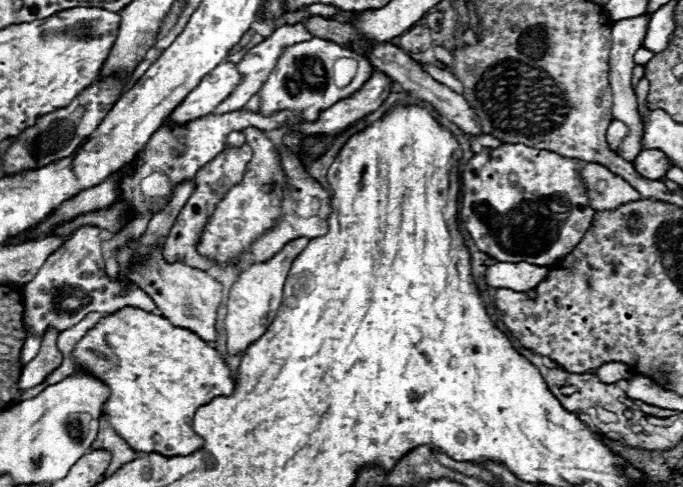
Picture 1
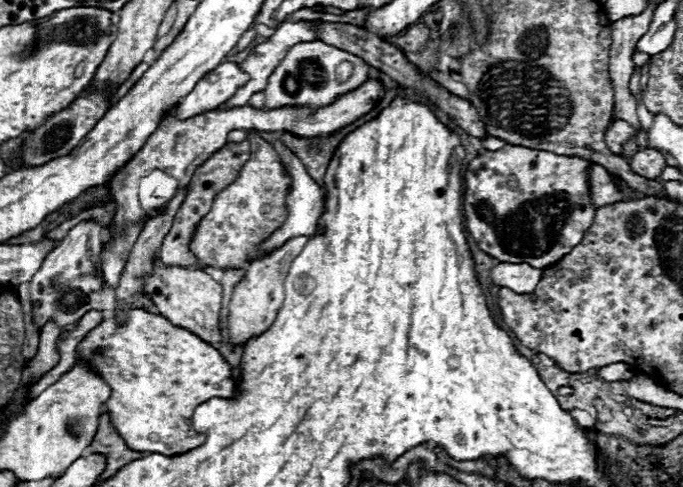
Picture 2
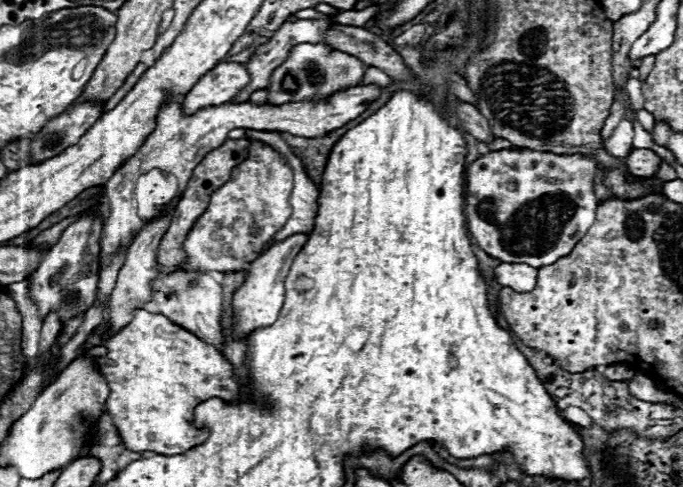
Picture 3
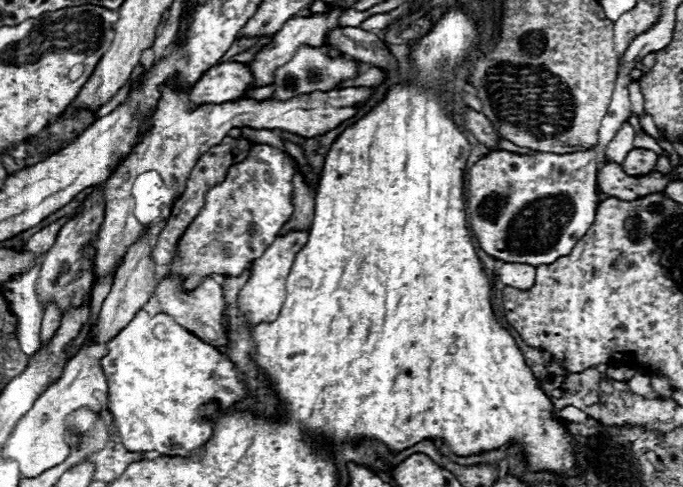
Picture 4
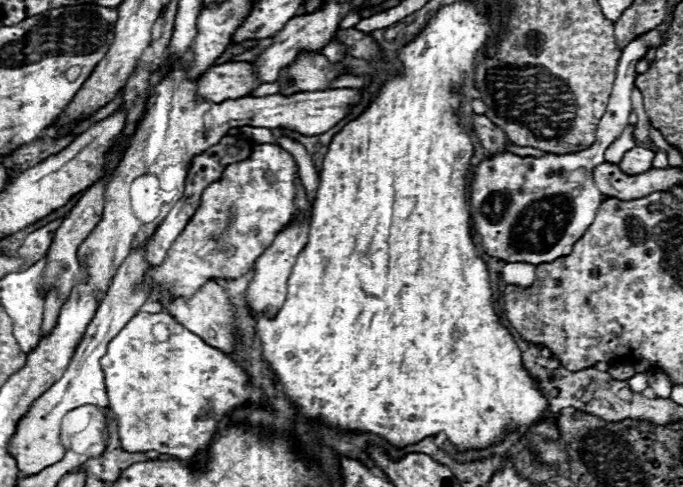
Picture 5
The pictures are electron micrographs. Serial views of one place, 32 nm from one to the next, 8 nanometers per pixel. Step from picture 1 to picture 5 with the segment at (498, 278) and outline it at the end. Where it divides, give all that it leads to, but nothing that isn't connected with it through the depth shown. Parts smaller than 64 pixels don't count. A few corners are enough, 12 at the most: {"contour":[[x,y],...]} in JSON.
{"contour":[[506,263],[500,276],[506,284],[528,288],[536,268],[528,263]]}

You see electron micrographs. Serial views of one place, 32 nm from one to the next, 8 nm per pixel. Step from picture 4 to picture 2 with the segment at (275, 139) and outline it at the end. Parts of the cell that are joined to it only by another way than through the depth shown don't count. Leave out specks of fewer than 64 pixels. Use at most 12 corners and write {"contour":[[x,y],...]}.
{"contour":[[270,134],[292,184],[284,224],[256,248],[268,256],[294,236],[320,234],[324,188],[308,176],[290,148]]}

